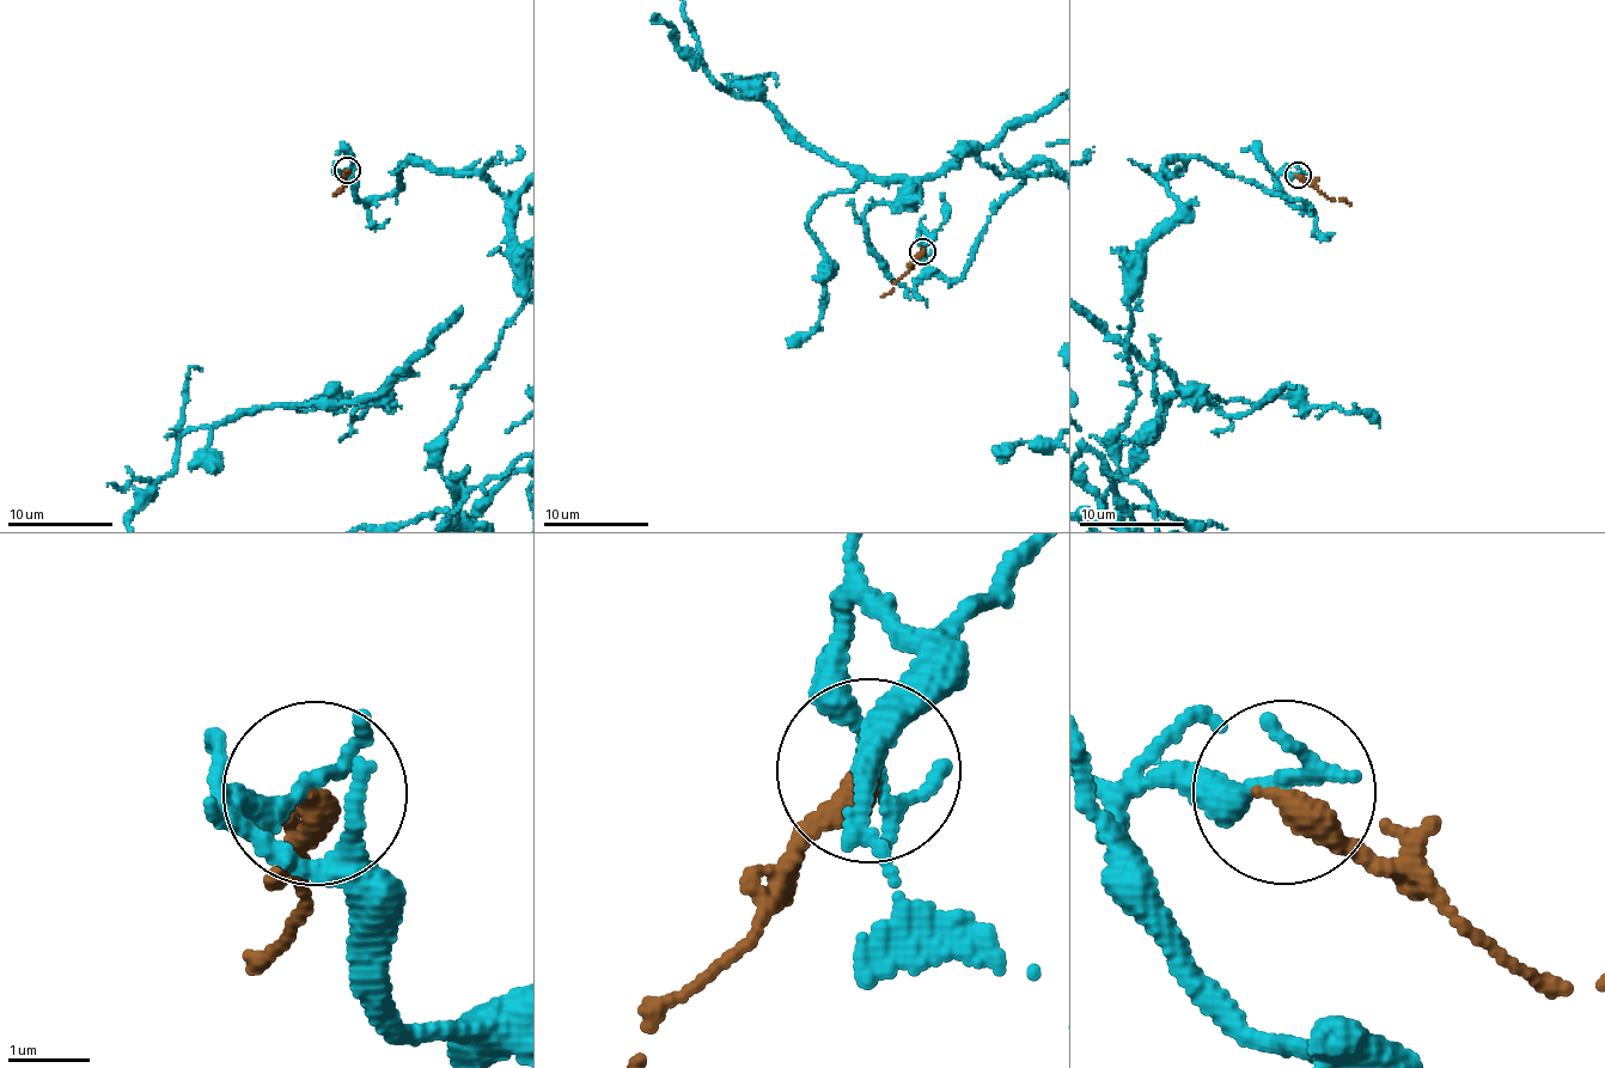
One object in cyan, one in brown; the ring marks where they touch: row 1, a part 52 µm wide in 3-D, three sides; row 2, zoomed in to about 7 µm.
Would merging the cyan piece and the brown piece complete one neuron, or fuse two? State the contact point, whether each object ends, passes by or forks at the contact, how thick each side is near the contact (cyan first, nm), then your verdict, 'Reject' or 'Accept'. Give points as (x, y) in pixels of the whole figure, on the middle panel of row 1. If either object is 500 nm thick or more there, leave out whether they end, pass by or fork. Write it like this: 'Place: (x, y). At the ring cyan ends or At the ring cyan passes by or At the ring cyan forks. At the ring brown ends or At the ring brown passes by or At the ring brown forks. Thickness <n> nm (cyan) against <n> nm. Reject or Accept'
Place: (922, 251). At the ring cyan passes by. At the ring brown ends. Thickness 190 nm (cyan) against 360 nm. Reject

